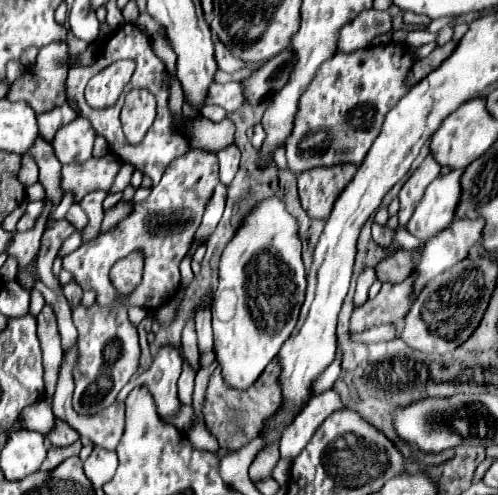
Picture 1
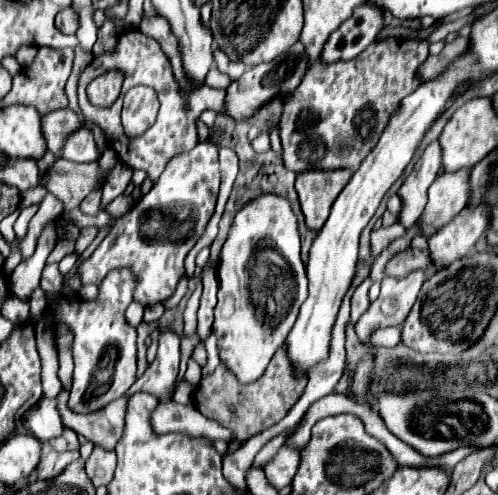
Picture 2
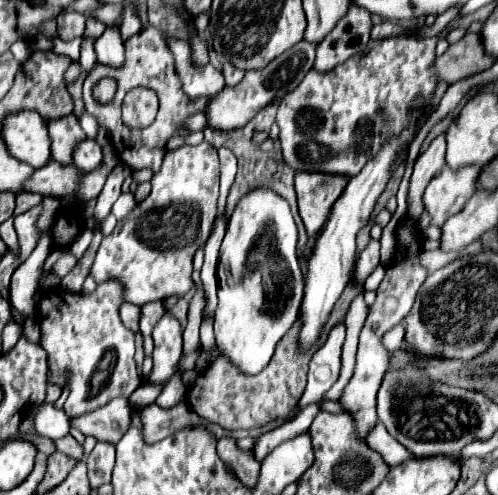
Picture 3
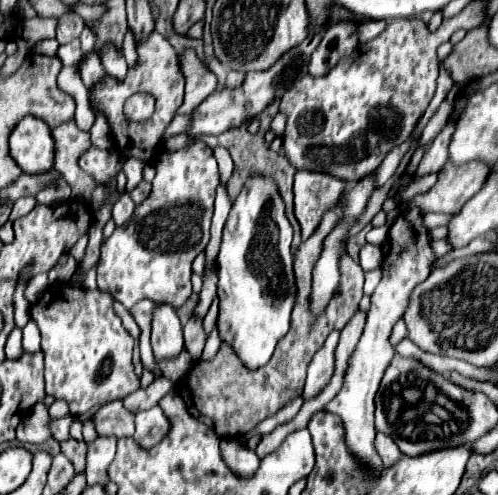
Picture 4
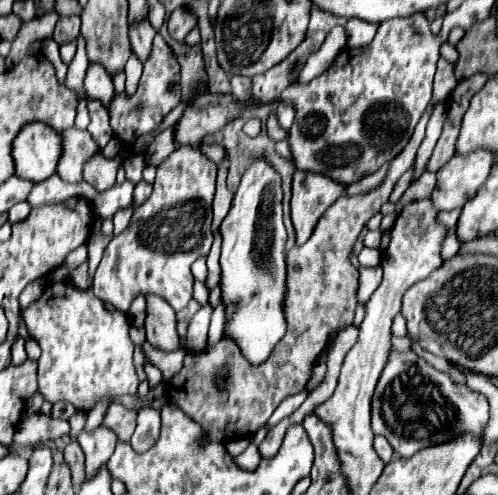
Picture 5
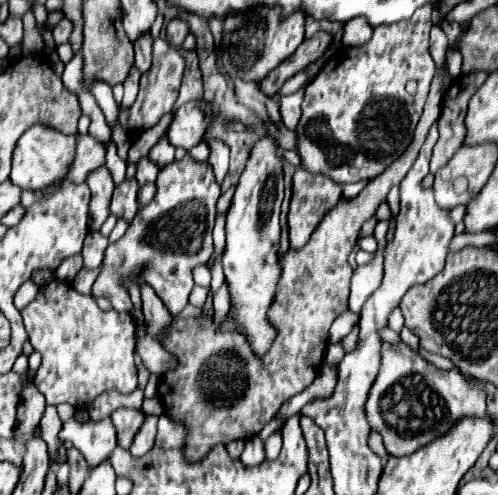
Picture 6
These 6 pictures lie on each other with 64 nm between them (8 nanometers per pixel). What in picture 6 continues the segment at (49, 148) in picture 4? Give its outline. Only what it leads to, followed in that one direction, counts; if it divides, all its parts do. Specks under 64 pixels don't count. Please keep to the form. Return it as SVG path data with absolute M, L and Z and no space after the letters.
M36 124L20 136L20 140L14 148L10 180L14 184L20 184L20 188L24 188L24 190L38 190L38 188L44 188L52 182L60 182L62 176L70 168L74 148L76 148L74 136L66 136L62 132L56 132L54 128L50 128L46 124Z

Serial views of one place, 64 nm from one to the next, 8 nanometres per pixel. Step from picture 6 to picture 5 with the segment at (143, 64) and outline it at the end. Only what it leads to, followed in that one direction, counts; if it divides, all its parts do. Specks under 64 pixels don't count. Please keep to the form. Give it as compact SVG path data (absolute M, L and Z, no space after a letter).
M142 18L142 20L136 20L136 24L132 22L130 24L130 44L132 44L132 50L138 54L138 58L144 62L148 58L148 52L150 52L150 46L152 46L152 40L154 40L154 34L156 30L152 28L150 20L148 18Z

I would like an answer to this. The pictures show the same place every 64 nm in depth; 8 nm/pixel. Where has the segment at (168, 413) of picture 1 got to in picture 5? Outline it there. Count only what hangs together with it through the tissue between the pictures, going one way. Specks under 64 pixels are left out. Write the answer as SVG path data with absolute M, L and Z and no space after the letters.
M146 294L148 300L148 316L146 316L146 336L148 342L162 350L162 352L174 352L180 348L180 336L176 330L176 312L172 306L152 294Z

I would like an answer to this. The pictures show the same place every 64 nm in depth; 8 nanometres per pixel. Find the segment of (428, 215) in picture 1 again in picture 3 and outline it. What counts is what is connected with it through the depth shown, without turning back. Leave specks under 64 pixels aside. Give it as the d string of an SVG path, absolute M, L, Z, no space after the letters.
M468 166L456 172L442 170L424 192L424 206L430 214L430 224L442 226L450 216L458 214L476 192L480 168Z

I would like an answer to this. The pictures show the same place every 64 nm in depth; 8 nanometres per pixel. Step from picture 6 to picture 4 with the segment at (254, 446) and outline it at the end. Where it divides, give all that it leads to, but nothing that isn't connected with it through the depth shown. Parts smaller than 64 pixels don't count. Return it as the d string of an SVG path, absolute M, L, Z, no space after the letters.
M222 438L220 452L226 466L240 478L252 478L260 466L260 458L256 456L256 452L238 444L238 438Z

